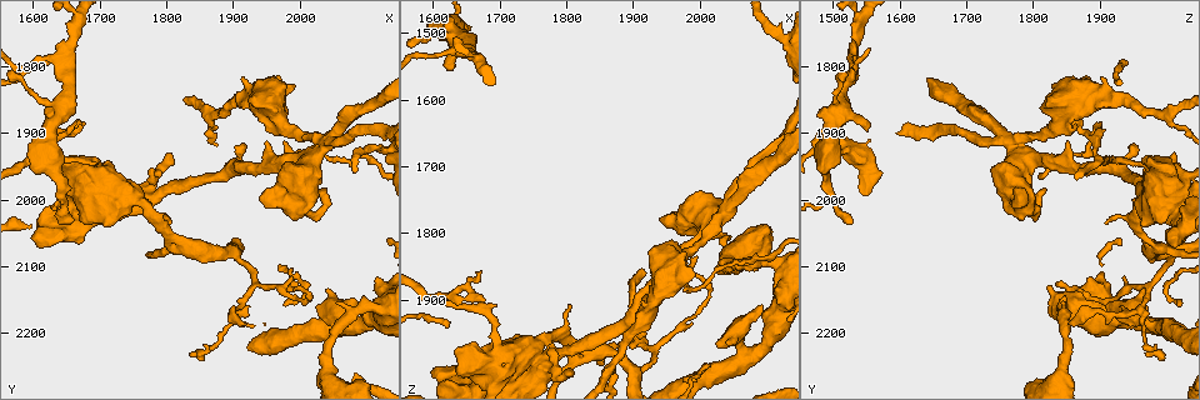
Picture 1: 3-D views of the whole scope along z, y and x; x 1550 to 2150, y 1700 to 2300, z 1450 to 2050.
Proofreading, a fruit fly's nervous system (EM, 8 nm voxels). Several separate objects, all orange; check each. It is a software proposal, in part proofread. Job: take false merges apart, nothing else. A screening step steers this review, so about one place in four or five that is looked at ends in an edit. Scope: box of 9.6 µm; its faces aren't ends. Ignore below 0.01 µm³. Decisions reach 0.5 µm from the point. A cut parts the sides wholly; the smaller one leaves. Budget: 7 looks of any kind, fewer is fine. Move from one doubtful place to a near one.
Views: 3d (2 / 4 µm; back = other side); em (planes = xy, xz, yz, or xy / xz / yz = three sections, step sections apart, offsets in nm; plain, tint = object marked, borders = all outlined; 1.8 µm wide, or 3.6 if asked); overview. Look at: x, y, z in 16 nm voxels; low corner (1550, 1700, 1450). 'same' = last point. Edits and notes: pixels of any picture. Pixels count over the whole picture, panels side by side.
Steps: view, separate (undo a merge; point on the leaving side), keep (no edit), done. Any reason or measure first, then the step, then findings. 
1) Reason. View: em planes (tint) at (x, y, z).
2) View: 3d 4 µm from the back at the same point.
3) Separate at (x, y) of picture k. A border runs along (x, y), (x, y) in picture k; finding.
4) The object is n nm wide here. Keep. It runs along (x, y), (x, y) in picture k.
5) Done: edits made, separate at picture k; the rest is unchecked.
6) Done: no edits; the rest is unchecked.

A fork. View: 3d 2 µm at (1955, 1945, 1850).

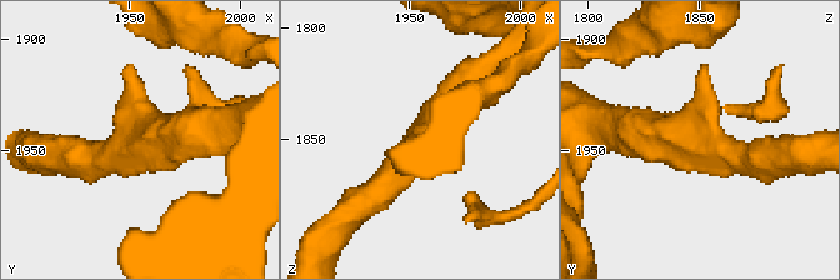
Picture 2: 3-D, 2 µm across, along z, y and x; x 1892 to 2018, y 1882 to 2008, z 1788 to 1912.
View: em yz step 4 (tint) at (1957, 1947, 1851).

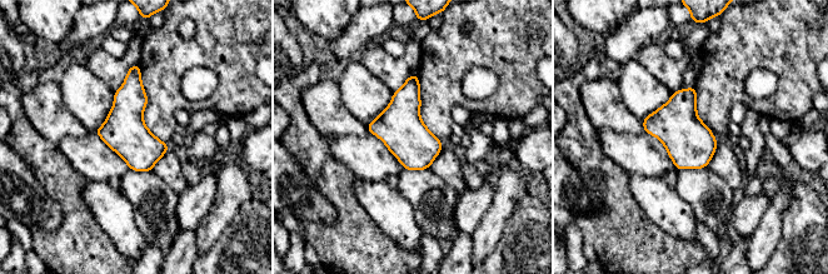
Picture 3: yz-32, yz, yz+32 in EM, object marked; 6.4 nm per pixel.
Keep. Continuous, no second neuron.

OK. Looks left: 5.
Four-way junction. View: em yz step 4 (tint) at (2045, 1915, 1765).

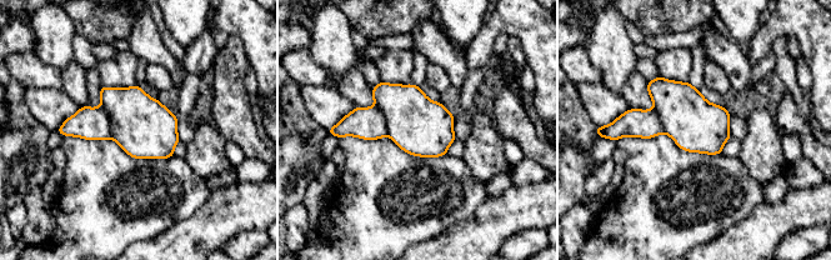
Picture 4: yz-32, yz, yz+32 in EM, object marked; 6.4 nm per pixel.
Another direction. View: em xz step 4 (tint) at the same point.

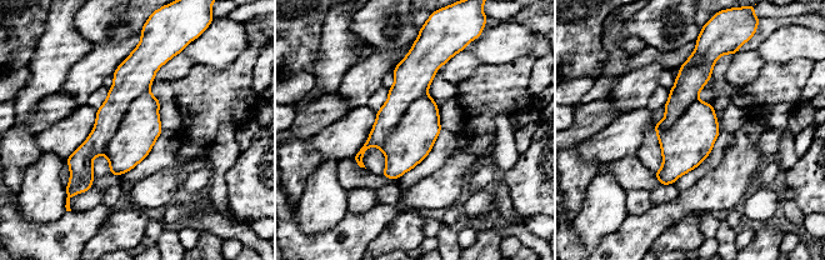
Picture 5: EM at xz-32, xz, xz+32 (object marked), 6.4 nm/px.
Separate at (129, 83) of picture 5. A border runs along (148, 89), (131, 101), (104, 154) in picture 5; two neurons meet here.

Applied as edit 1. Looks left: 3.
See it whole again. View: overview.

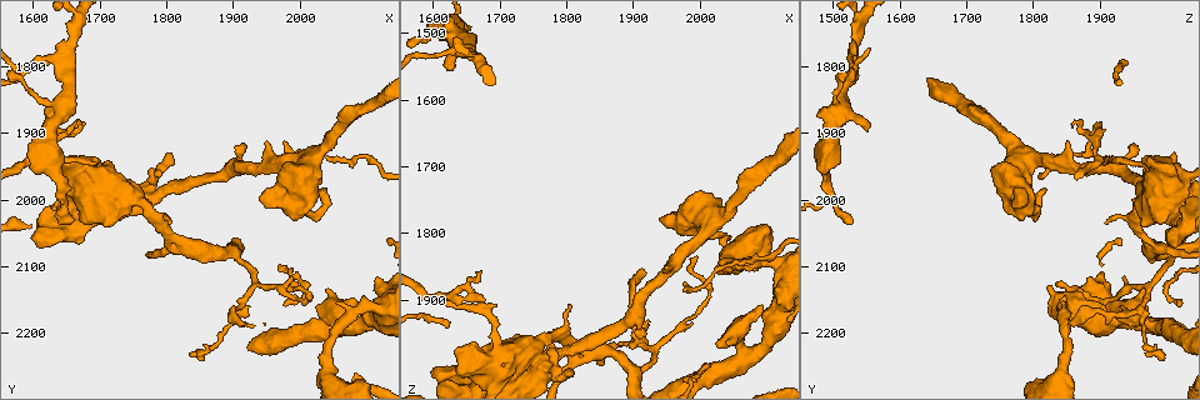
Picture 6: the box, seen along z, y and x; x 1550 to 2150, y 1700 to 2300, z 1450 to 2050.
Calibre changes. View: 3d 4 µm at (1765, 2000, 1995).

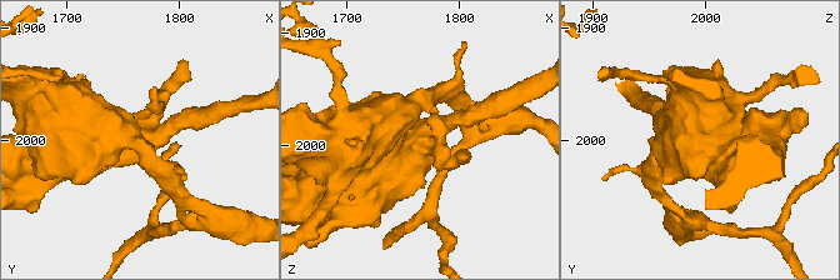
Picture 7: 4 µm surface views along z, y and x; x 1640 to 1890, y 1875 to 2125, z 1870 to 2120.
View: em 3.6 µm planes (tint) at (1768, 2000, 1992).

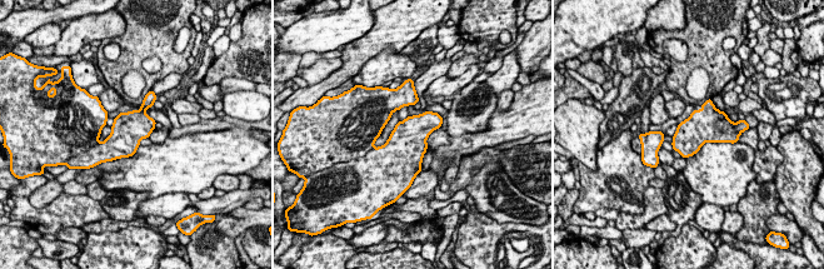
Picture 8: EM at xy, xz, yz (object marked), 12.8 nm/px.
Separate at (81, 131) of picture 8. A border runs along (99, 143), (91, 148) in picture 8; a second neuron is stuck on.

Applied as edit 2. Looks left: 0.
Done: edits made, separate at picture 5, separate at picture 8; the rest is unchecked.

